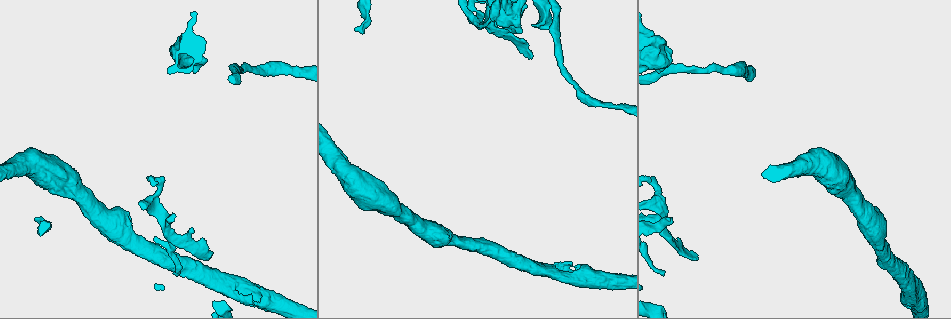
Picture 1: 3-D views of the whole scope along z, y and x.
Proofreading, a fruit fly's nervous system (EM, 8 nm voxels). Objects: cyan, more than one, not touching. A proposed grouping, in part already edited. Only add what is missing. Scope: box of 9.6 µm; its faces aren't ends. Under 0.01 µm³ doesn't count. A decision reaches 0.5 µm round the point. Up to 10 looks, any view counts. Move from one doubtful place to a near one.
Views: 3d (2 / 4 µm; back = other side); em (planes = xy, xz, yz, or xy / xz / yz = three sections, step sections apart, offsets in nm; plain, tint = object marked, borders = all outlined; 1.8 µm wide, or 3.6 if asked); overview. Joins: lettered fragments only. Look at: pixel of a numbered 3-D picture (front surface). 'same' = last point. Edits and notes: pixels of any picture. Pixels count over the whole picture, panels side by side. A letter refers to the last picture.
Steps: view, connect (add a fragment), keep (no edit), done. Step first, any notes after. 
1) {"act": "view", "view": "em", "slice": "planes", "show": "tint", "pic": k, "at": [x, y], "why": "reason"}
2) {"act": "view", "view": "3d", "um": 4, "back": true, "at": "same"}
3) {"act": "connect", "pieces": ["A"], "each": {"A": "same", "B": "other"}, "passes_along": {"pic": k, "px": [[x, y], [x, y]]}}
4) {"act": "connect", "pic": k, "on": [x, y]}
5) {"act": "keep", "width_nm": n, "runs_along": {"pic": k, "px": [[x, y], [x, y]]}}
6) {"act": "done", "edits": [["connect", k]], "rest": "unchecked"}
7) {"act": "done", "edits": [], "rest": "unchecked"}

{"act": "view", "view": "em", "slice": "xz", "step": 8, "show": "tint", "pic": 1, "at": [667, 59]}

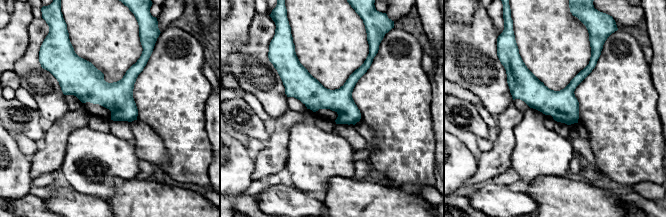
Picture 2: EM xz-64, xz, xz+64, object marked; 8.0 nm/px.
{"act": "view", "view": "em", "slice": "planes", "show": "borders", "at": "same", "why": "another direction"}

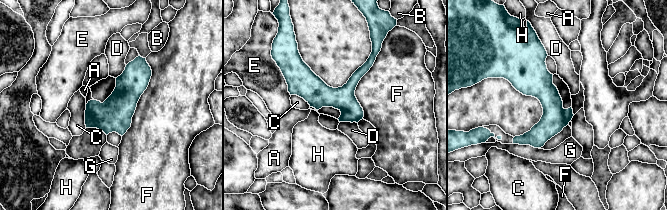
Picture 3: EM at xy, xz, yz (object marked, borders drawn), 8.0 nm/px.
{"act": "keep", "longest_contact_nm": ["F", 650], "each": {"A": "other", "B": "other", "C": "other", "D": "other", "E": "other", "F": "other", "G": "other", "H": "other"}, "runs_along": {"pic": 3, "px": [[297, 59], [325, 96], [360, 116]]}, "found": "no lettered fragment goes on from it"}

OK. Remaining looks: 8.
{"act": "view", "view": "3d", "um": 2, "back": true, "pic": 1, "at": [164, 227], "why": "four or more arms meet"}

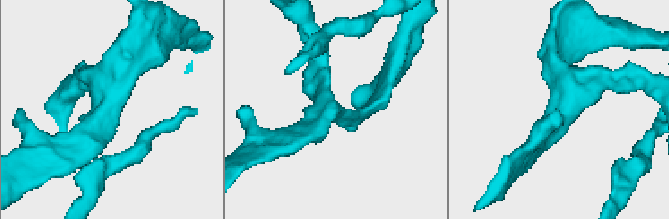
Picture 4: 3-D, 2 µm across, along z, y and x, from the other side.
{"act": "view", "view": "em", "slice": "planes", "show": "tint", "pic": 4, "at": [103, 111], "why": "shape alone is not enough"}

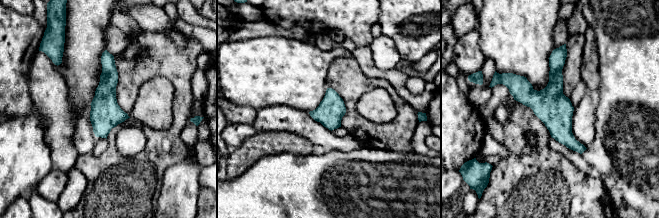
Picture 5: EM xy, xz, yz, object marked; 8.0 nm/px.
{"act": "view", "view": "em", "slice": "planes", "show": "borders", "at": "same"}

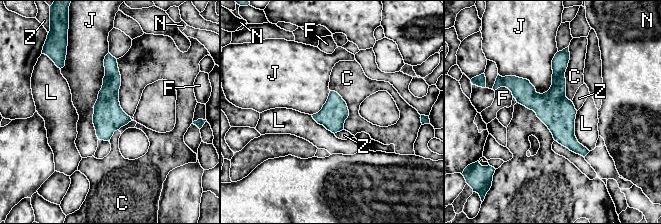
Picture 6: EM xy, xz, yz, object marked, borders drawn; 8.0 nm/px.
{"act": "keep", "longest_contact_nm": ["J", 500], "each": {"C": "other", "F": "other", "J": "other", "L": "other", "N": "other", "Z": "other"}, "runs_along": {"pic": 6, "px": [[566, 53], [559, 117], [583, 153]]}, "found": "no lettered fragment goes on from it"}

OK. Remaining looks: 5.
{"act": "view", "view": "em", "slice": "planes", "show": "plain", "pic": 1, "at": [208, 260], "why": "free end"}

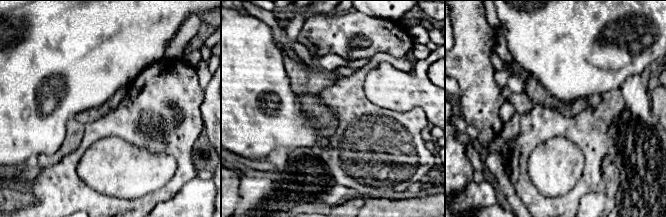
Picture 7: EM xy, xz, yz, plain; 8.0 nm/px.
{"act": "view", "view": "em", "slice": "planes", "show": "borders", "at": "same"}

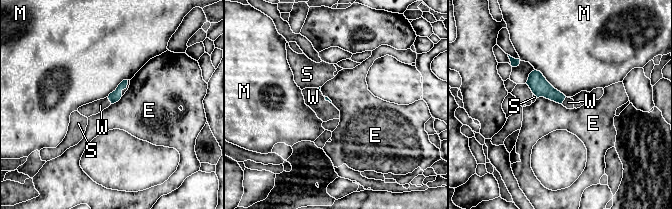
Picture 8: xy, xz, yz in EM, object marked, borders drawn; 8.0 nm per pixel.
{"act": "connect", "pieces": ["W"], "longest_contact_nm": ["M", 340], "each": {"E": "other", "M": "other", "S": "other", "W": "same"}, "found": "the cell continues"}

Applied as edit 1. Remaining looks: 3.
{"act": "view", "view": "overview"}

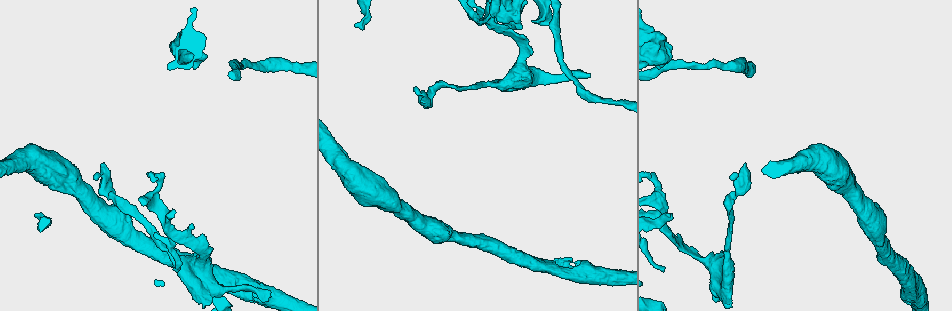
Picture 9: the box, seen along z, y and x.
{"act": "view", "view": "em", "slice": "xz", "step": 8, "show": "borders", "pic": 9, "at": [267, 297], "why": "free end"}

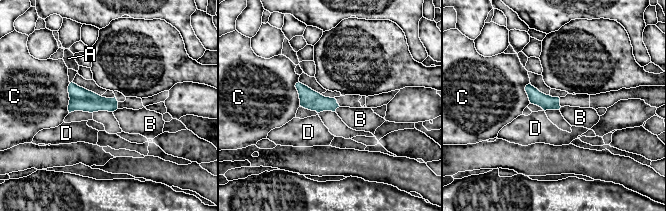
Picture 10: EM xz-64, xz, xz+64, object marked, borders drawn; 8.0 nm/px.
{"act": "keep", "longest_contact_nm": ["C", 240], "each": {"A": "other", "B": "other", "C": "other", "D": "other"}, "border": {"pic": 10, "px": [[339, 106], [334, 111]]}, "found": "none of them fits"}

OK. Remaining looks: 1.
{"act": "done", "edits": [["connect", 8]], "rest": "unchecked"}

